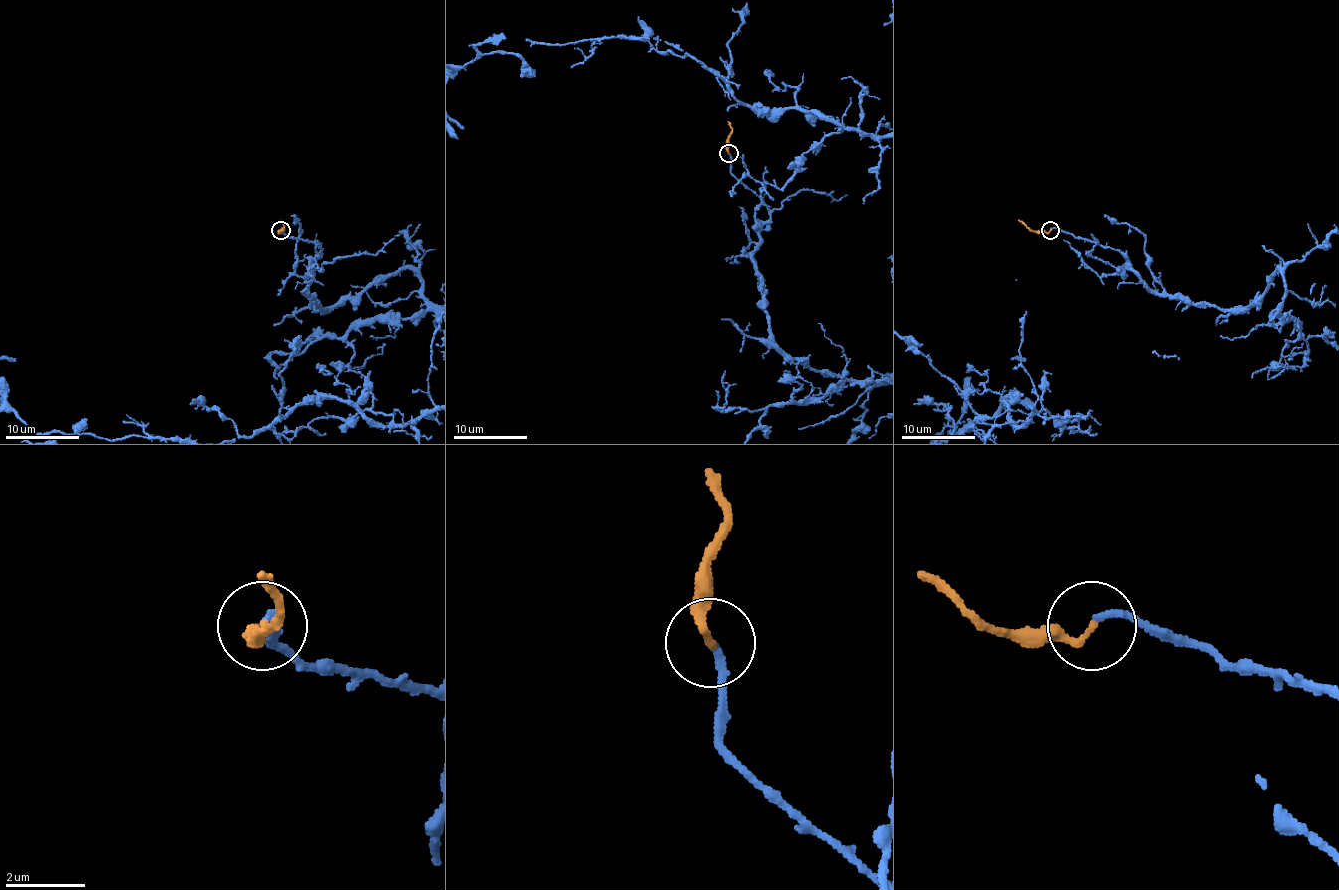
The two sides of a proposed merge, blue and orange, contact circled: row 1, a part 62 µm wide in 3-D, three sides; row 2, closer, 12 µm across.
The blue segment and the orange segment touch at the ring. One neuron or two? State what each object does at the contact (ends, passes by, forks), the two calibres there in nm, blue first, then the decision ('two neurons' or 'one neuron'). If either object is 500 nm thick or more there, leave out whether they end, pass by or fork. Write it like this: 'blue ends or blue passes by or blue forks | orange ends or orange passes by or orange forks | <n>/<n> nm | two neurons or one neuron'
blue ends | orange ends | 180/200 nm | one neuron

